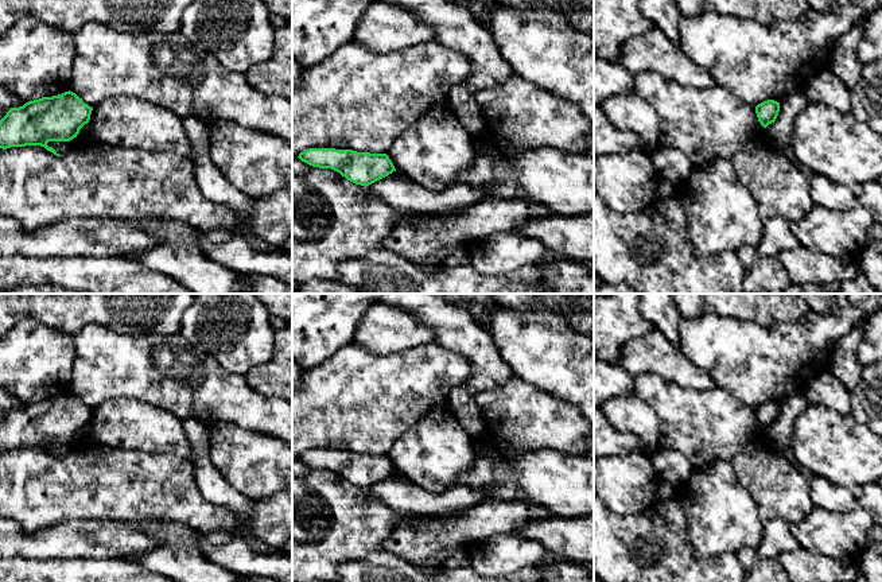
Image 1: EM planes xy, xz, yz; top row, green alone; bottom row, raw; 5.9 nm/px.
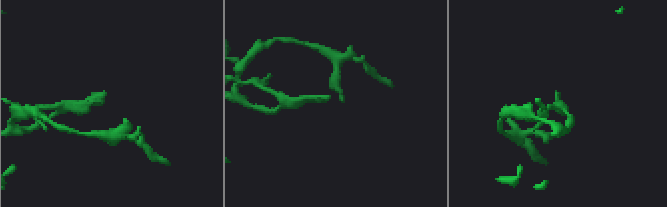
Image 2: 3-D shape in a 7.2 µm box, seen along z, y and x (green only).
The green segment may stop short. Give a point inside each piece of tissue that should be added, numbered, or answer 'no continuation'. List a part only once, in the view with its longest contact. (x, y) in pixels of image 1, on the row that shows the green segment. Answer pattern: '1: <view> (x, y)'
no continuation

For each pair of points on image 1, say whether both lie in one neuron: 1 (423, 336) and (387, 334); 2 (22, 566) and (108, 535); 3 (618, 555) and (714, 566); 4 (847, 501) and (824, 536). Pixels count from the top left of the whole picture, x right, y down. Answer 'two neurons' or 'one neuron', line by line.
1: one neuron
2: two neurons
3: one neuron
4: two neurons

